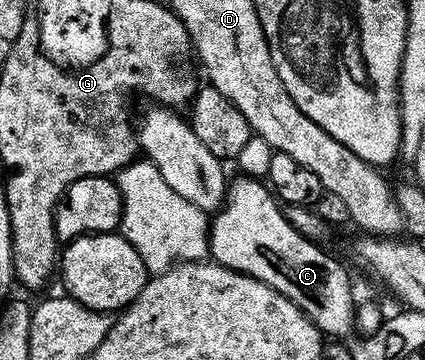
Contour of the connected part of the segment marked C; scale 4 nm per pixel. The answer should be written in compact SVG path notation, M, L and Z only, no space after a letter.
M238 175L238 180L228 185L227 203L212 217L209 230L209 256L216 263L236 272L246 272L251 278L279 290L303 310L305 317L329 338L345 338L355 324L355 299L349 292L337 292L349 284L349 272L333 256L328 256L320 243L308 240L287 222L282 205L271 195L270 189L260 179Z

